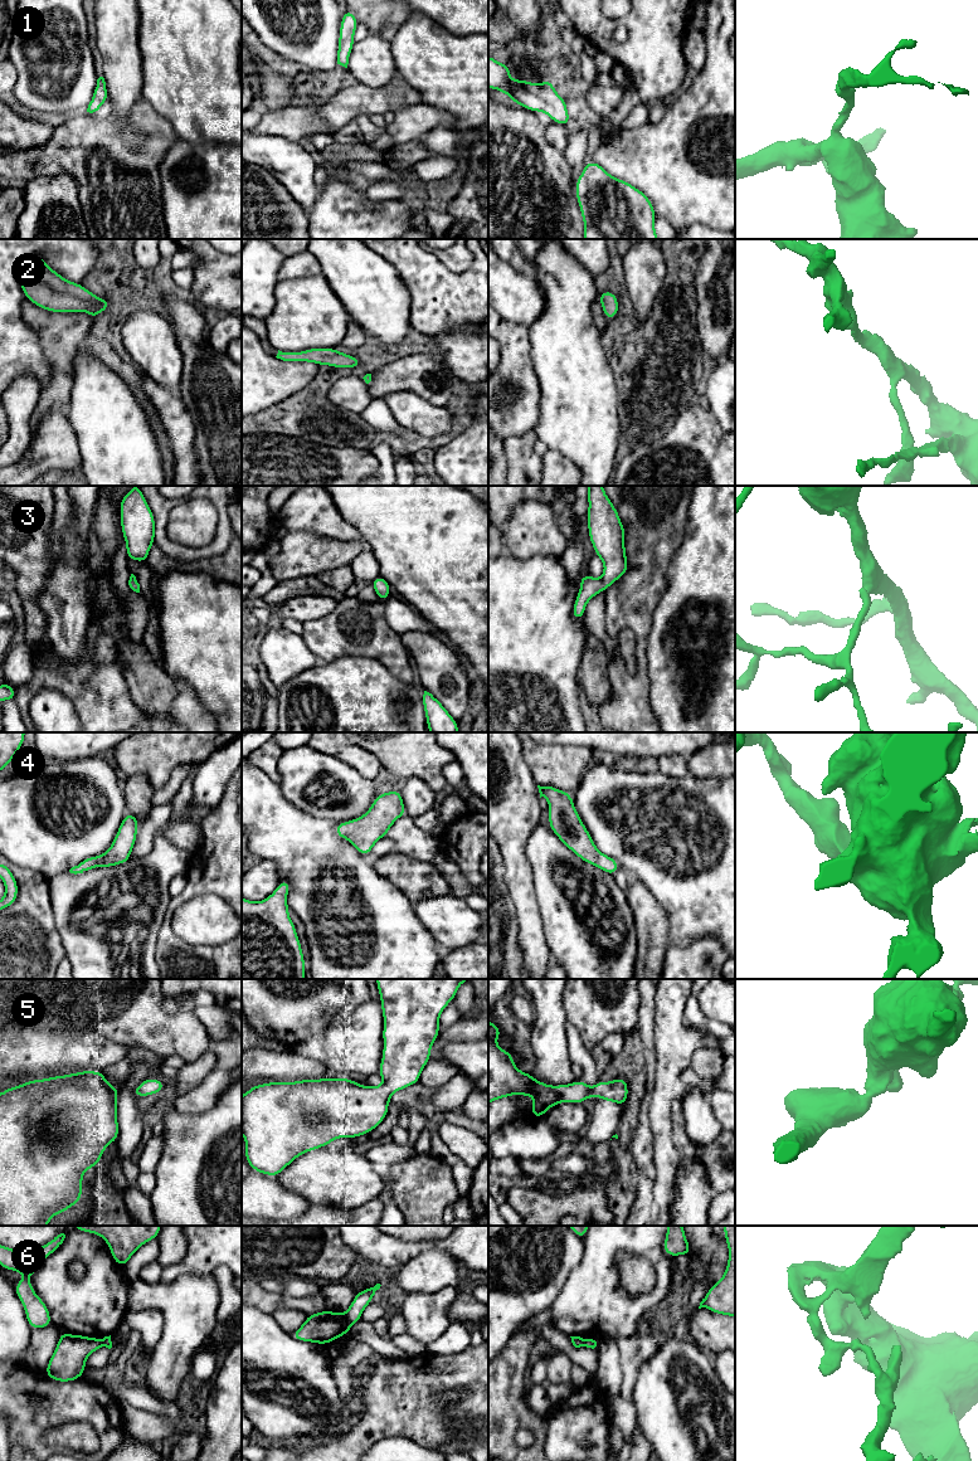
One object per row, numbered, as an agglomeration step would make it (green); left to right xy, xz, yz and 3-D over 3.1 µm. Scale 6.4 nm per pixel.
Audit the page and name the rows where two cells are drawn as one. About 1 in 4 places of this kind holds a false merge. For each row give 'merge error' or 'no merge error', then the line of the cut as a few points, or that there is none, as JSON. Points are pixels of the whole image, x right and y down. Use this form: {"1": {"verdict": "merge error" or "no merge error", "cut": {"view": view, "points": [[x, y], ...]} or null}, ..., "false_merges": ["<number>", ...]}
{"1": {"verdict": "no merge error", "cut": null}, "2": {"verdict": "no merge error", "cut": null}, "3": {"verdict": "no merge error", "cut": null}, "4": {"verdict": "no merge error", "cut": null}, "5": {"verdict": "no merge error", "cut": null}, "6": {"verdict": "merge error", "cut": {"view": "xz", "points": [[342, 1314], [350, 1324]]}}, "false_merges": ["6"]}

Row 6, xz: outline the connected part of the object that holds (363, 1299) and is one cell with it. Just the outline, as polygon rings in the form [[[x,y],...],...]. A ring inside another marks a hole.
[[[380,1284],[374,1287],[357,1291],[350,1307],[345,1311],[344,1316],[350,1324],[355,1324],[361,1320],[364,1309],[374,1300],[375,1291],[380,1289]]]

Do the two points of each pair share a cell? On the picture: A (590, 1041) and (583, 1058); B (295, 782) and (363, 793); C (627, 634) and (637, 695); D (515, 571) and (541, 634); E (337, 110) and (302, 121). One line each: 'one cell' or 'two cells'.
A: two cells
B: one cell
C: two cells
D: one cell
E: two cells

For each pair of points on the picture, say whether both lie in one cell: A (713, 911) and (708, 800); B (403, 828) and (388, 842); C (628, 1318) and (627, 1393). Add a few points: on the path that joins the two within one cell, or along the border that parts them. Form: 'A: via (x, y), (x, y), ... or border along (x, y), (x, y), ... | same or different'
A: via (713, 884), (713, 852), (709, 848), (709, 828) | same
B: border along (387, 834), (394, 842), (393, 851) | different
C: border along (636, 1334), (614, 1339) | different

